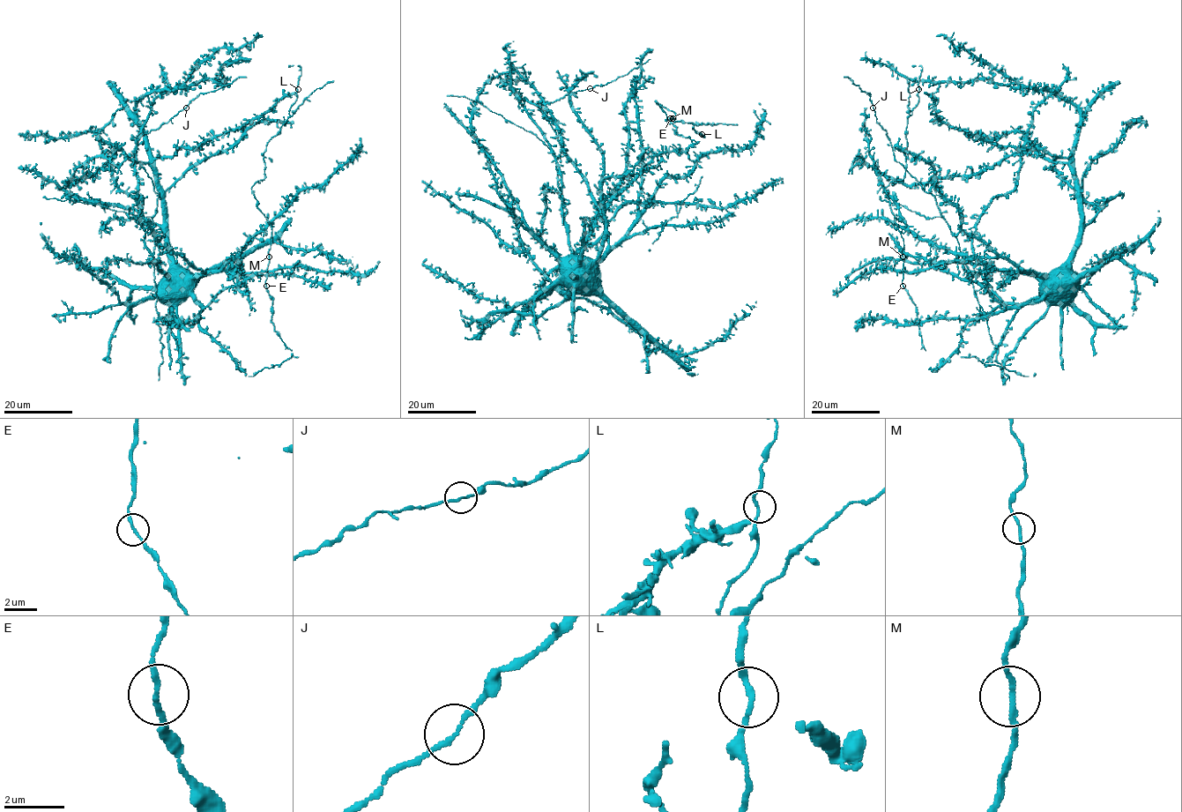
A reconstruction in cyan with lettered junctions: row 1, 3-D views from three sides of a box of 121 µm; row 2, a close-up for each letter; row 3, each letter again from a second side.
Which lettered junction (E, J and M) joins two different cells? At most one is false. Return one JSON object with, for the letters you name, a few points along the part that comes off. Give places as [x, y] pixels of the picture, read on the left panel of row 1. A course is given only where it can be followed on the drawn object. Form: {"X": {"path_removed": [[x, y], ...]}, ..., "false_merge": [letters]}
{"false_merge": []}

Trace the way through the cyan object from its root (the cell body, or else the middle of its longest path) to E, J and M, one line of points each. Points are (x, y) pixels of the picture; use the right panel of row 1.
E: (1050, 292), (1080, 228), (1070, 160), (949, 128), (919, 89), (905, 175), (886, 188), (903, 286)
J: (1050, 292), (1045, 294), (1032, 276), (964, 263), (936, 198), (895, 160), (873, 107)
M: (1050, 292), (1045, 279), (1080, 228), (1070, 160), (949, 128), (919, 89), (905, 175), (886, 188), (903, 257)

